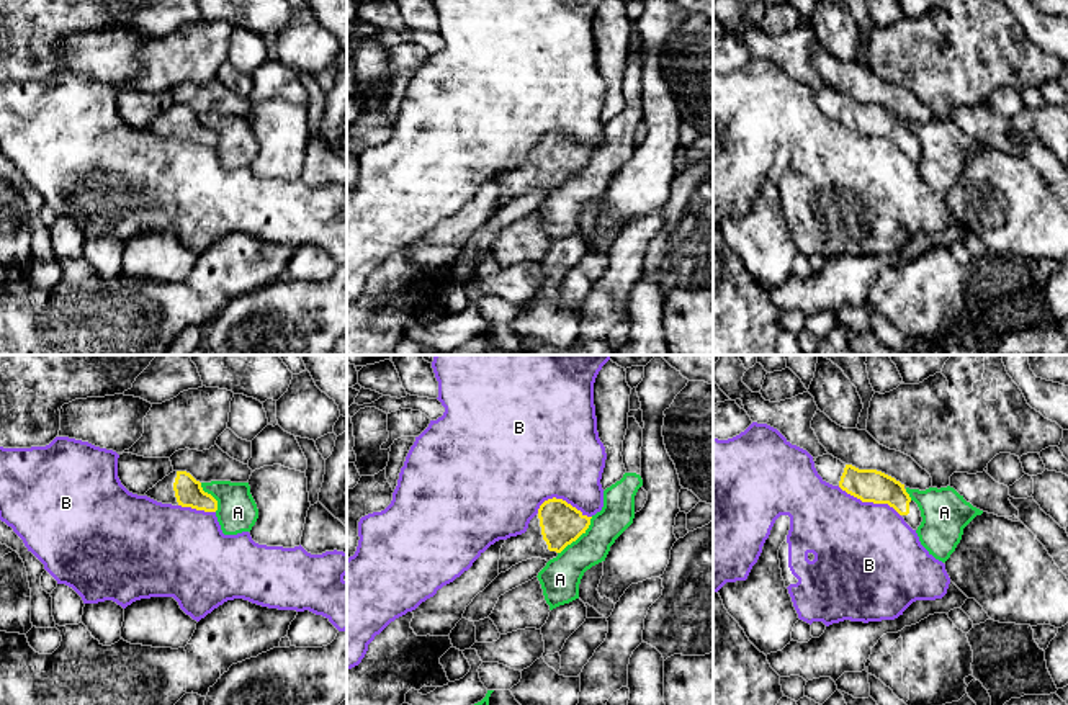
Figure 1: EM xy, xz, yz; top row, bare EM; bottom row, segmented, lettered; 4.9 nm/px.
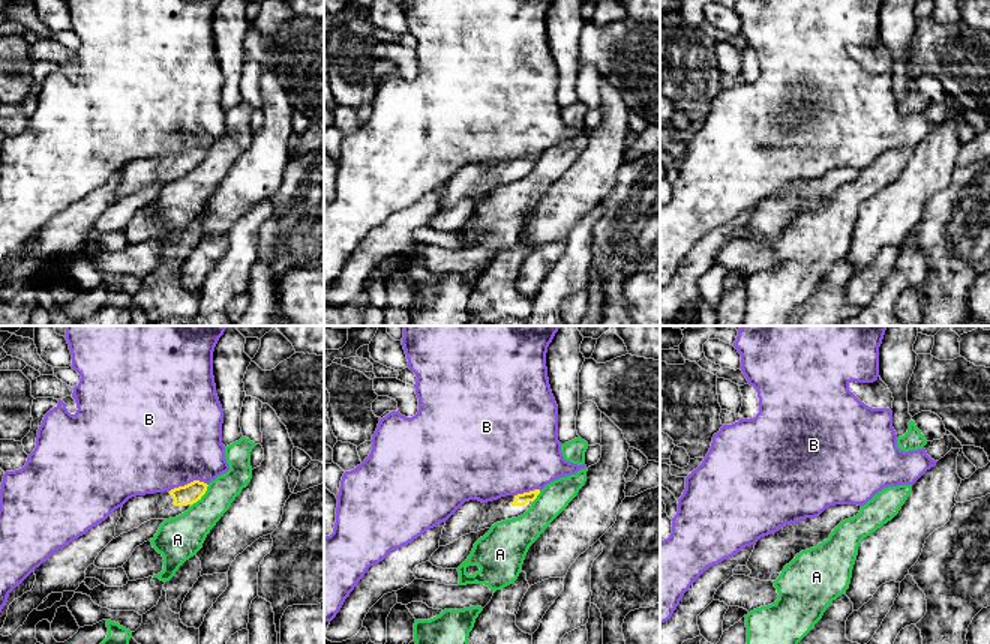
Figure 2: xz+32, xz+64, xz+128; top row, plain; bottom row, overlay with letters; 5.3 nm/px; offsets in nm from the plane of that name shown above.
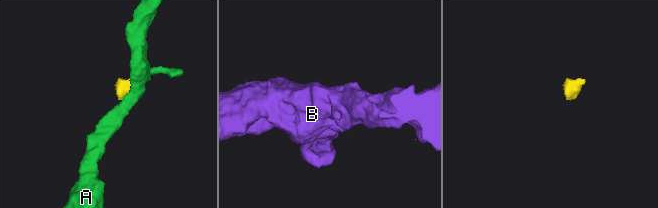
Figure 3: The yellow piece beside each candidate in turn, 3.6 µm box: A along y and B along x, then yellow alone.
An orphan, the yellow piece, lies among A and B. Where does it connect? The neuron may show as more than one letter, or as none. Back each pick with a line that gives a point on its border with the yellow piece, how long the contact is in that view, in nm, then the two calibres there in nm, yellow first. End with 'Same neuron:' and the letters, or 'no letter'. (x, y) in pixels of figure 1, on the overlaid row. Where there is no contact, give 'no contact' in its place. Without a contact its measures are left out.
Same neuron: no letter

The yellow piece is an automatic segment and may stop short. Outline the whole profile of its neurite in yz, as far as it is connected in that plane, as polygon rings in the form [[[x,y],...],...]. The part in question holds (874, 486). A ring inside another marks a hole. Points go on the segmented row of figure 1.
[[[832,455],[818,456],[814,468],[823,481],[839,486],[862,502],[888,504],[913,528],[922,522],[918,504],[906,492],[906,486],[877,469],[859,469]]]

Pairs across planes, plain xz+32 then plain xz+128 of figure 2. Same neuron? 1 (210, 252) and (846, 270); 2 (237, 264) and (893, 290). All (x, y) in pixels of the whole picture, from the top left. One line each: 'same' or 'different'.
1: different
2: same

